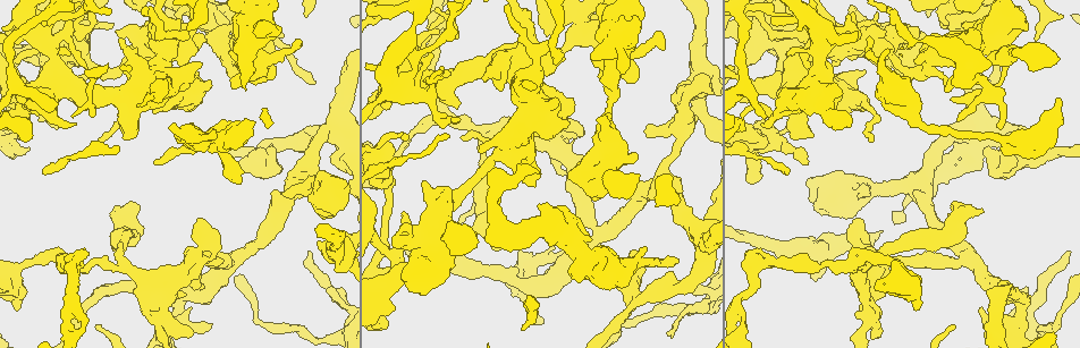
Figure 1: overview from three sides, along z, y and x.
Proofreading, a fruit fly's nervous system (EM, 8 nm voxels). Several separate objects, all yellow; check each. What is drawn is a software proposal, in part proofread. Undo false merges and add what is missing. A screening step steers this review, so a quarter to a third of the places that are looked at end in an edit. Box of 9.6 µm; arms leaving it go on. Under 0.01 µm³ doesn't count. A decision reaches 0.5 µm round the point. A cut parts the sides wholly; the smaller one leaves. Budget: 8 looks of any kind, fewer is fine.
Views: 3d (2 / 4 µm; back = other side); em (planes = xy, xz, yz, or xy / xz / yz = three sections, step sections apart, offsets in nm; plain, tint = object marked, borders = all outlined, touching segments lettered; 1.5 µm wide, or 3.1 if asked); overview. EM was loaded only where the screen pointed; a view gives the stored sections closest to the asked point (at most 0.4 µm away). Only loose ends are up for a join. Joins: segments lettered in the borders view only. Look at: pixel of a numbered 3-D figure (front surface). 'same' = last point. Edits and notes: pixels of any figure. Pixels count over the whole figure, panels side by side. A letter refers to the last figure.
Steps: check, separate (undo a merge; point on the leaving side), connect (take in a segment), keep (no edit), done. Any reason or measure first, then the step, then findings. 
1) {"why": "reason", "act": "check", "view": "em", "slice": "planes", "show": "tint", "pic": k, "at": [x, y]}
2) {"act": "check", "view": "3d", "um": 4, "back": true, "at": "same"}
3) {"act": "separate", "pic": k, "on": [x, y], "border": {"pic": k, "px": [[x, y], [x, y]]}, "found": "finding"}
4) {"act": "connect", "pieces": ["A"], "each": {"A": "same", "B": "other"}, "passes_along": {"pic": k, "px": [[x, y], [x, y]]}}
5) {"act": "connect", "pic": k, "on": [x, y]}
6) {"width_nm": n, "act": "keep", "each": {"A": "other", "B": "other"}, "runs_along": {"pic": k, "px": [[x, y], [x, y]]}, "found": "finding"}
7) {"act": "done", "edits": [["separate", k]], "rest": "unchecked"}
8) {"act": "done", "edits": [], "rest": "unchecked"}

{"why": "tapers out", "act": "check", "view": "3d", "um": 4, "pic": 1, "at": [672, 336]}

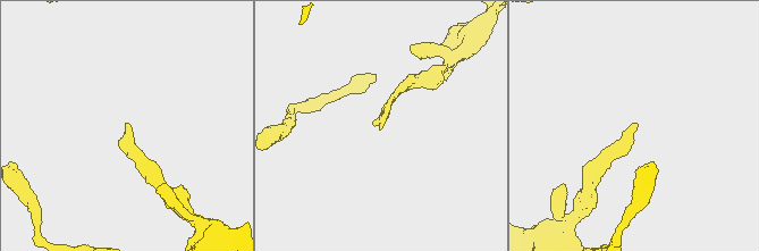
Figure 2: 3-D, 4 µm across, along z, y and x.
{"why": "need the tissue", "act": "check", "view": "em", "slice": "xy", "step": 8, "show": "tint", "pic": 2, "at": [381, 127]}

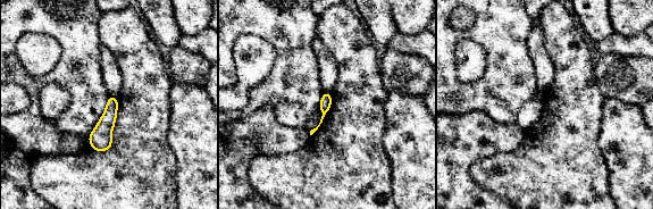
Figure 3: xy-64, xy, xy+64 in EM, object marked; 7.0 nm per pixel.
{"why": "cut it another way", "act": "check", "view": "em", "slice": "planes", "show": "borders", "at": "same"}

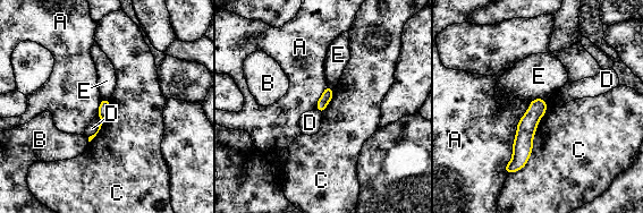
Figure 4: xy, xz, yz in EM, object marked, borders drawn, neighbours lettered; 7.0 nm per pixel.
{"act": "keep", "each": {"A": "other", "B": "other", "C": "other", "D": "other", "E": "other"}, "runs_along": {"pic": 4, "px": [[543, 102], [526, 126], [513, 169]]}, "found": "no lettered segment goes on from it"}

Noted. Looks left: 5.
{"act": "check", "view": "em", "slice": "yz", "step": 4, "show": "borders", "pic": 1, "at": [678, 261]}

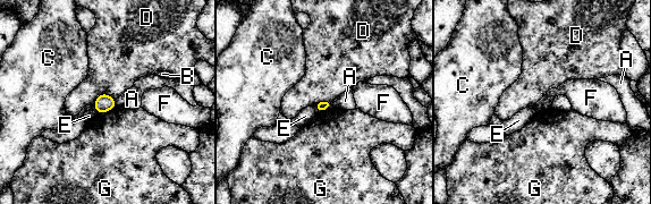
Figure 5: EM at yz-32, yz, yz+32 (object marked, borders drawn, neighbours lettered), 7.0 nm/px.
{"why": "another direction", "act": "check", "view": "em", "slice": "planes", "show": "borders", "at": "same"}

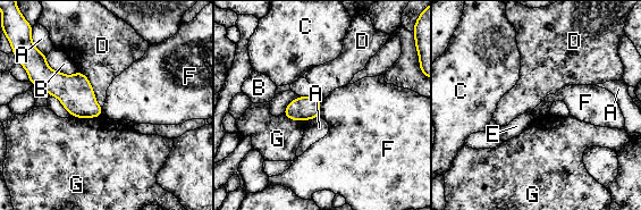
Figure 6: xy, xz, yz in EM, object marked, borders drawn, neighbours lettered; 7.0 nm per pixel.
{"longest_contact_nm": ["D", 300], "act": "keep", "each": {"A": "other", "B": "other", "C": "other", "D": "other", "E": "other", "F": "other", "G": "other"}, "border": {"pic": 6, "px": [[321, 103], [319, 115]]}, "found": "none of them fits"}

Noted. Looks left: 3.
{"why": "an open end", "act": "check", "view": "3d", "um": 2, "pic": 1, "at": [978, 215]}

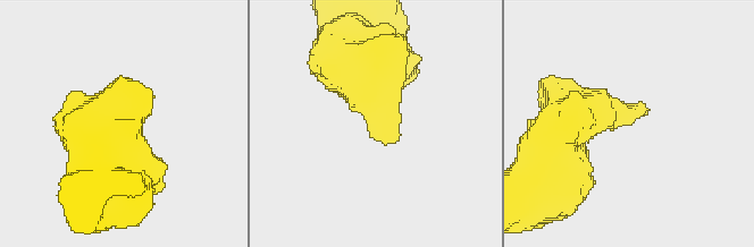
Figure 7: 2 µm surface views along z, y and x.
{"act": "check", "view": "em", "slice": "planes", "show": "borders", "pic": 7, "at": [645, 114]}

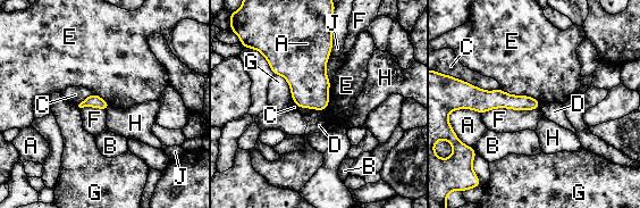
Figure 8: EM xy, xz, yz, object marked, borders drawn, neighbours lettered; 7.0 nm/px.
{"longest_contact_nm": ["F", 420], "act": "keep", "each": {"A": "other", "B": "other", "C": "other", "D": "other", "E": "other", "F": "other", "G": "other", "H": "other", "J": "other"}, "runs_along": {"pic": 8, "px": [[469, 101], [514, 101], [537, 105]]}, "found": "none of them fits"}

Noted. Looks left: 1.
{"act": "done", "edits": [], "rest": "unchecked"}

